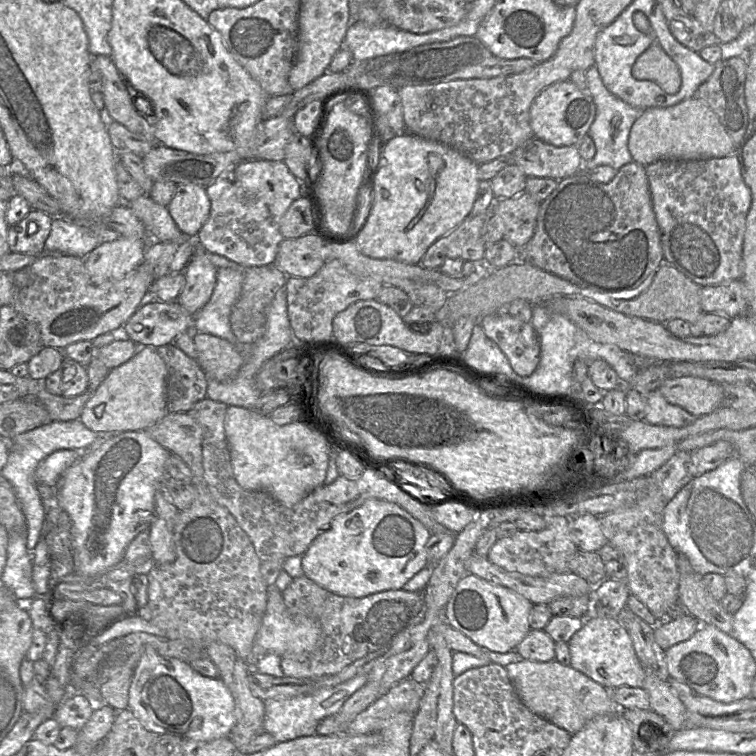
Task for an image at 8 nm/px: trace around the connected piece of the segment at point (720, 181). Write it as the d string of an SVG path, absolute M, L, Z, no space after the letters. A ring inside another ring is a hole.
M737 155L700 160L659 160L645 166L645 171L661 234L664 263L674 266L701 287L740 280L743 274L742 250L746 217L752 195L742 177Z

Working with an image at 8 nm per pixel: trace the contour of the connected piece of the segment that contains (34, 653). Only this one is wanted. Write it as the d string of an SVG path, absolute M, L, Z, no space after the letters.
M35 597L24 604L32 621L32 644L27 651L26 658L31 662L43 658L47 634L52 628L46 612L43 597Z

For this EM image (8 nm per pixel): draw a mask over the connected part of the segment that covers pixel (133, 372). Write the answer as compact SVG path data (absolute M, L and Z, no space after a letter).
M139 347L126 363L111 369L87 401L79 420L95 433L146 431L167 413L167 369L153 347Z

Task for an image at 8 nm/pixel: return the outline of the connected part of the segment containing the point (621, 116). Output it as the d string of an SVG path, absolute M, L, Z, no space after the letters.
M595 65L586 70L585 75L587 91L596 105L595 119L588 131L588 135L594 141L596 153L592 159L583 162L582 167L592 169L596 166L608 165L619 170L622 166L633 161L628 149L629 133L632 125L640 117L643 110L632 107L608 91Z

